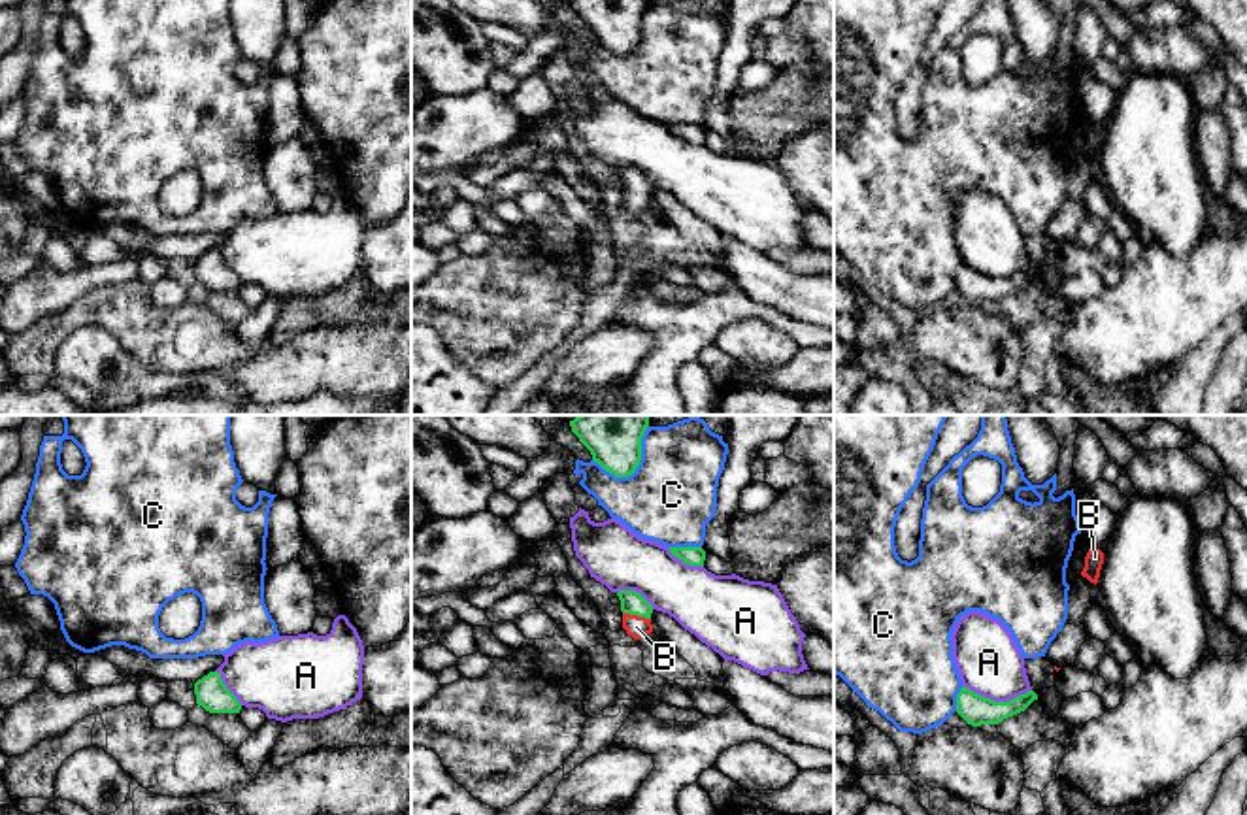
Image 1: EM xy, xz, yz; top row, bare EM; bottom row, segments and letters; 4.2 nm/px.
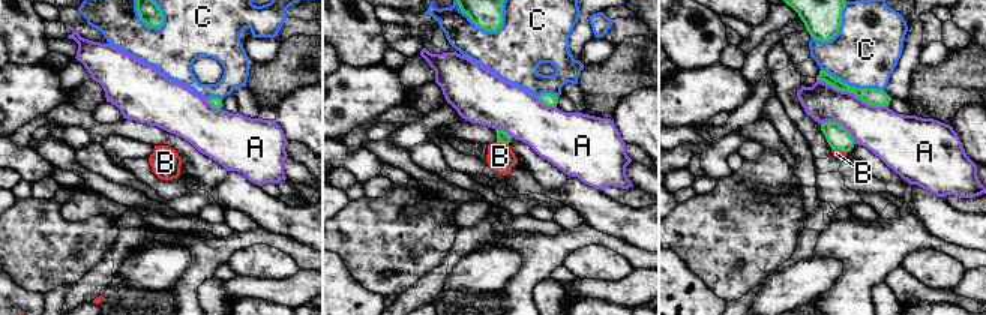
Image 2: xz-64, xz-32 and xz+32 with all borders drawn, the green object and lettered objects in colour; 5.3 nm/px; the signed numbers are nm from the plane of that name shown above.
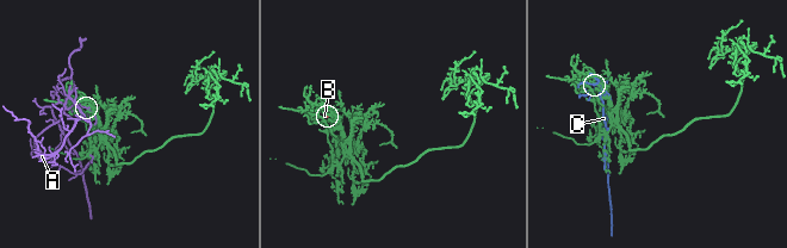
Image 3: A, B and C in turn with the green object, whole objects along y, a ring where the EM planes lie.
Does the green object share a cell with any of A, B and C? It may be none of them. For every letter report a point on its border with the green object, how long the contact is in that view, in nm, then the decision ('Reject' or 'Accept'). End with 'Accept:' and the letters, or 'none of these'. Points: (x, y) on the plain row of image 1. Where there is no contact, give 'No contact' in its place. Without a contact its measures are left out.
A: Touches green at yz (997, 280). Shared border 300 nm. Reject
B: Touches green at xz (636, 191). Shared border 120 nm. Accept
C: Touches green at xz (636, 44). Shared border 280 nm. Reject
Accept: B

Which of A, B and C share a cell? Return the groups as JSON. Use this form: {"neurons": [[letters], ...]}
{"neurons": [["A"], ["B"], ["C"]]}

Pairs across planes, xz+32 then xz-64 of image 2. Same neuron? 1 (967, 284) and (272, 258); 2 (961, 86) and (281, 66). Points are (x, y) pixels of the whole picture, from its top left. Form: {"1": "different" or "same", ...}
{"1": "different", "2": "same"}

